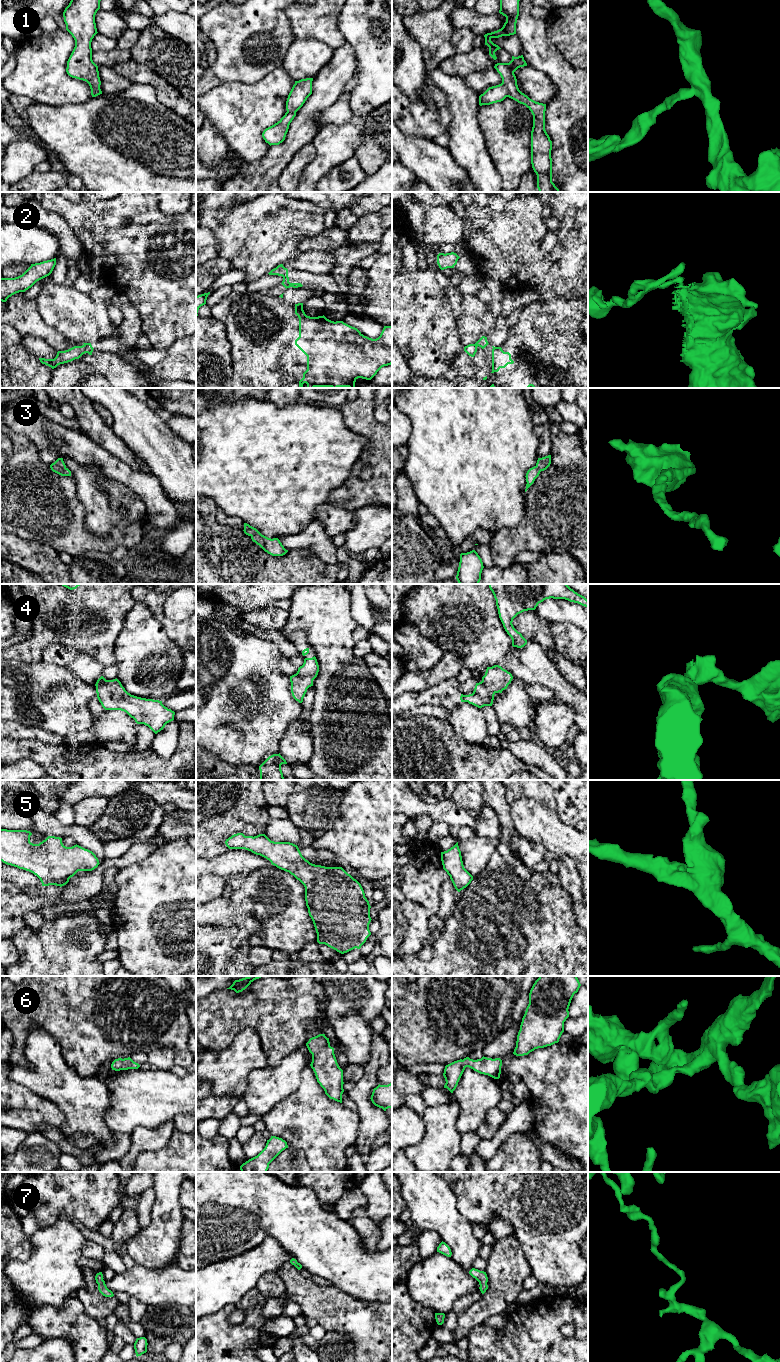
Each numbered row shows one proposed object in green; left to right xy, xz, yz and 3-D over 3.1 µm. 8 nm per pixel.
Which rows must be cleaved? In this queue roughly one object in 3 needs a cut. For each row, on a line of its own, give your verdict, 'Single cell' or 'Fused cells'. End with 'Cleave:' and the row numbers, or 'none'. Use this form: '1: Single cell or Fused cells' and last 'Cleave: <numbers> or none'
1: Single cell
2: Fused cells
3: Single cell
4: Single cell
5: Single cell
6: Single cell
7: Single cell
Cleave: 2

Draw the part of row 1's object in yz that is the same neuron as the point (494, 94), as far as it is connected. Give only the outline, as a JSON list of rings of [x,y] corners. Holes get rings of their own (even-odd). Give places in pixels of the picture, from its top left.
[[[523,55],[514,57],[509,63],[497,63],[494,68],[500,74],[502,83],[489,87],[479,96],[479,105],[490,105],[501,102],[509,97],[525,105],[533,115],[531,131],[531,164],[537,175],[537,188],[539,192],[559,192],[552,182],[552,141],[545,130],[546,104],[536,102],[522,93],[517,85],[514,72],[527,66]]]

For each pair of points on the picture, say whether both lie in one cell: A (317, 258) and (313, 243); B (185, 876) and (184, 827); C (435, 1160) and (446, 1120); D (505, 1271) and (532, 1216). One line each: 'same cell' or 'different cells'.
A: different cells
B: different cells
C: same cell
D: different cells

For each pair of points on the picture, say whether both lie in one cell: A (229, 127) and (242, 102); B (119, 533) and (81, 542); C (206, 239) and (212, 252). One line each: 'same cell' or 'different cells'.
A: same cell
B: same cell
C: same cell

